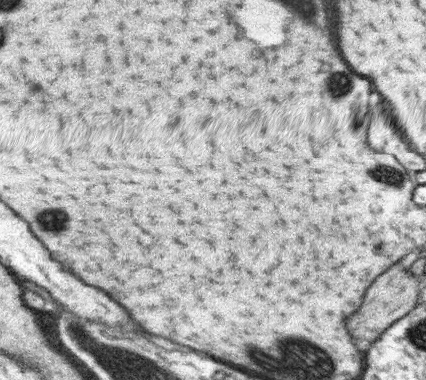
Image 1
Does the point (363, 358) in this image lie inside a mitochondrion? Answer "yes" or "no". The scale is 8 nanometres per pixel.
no

